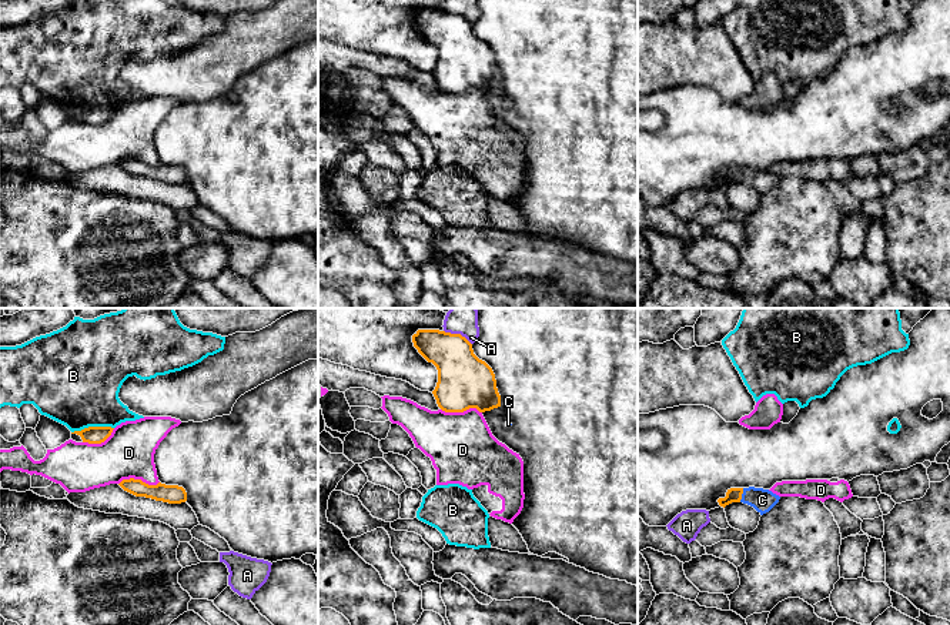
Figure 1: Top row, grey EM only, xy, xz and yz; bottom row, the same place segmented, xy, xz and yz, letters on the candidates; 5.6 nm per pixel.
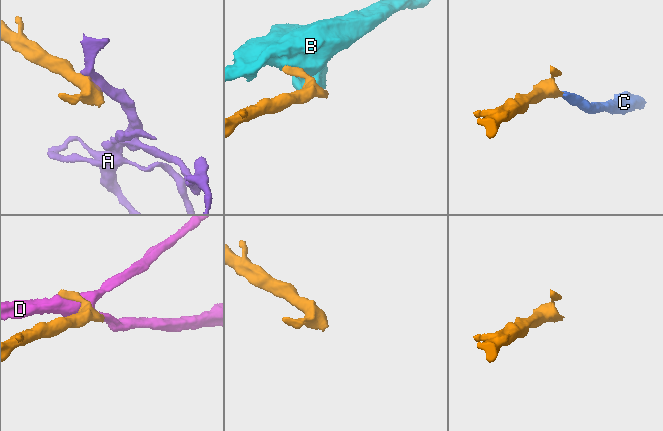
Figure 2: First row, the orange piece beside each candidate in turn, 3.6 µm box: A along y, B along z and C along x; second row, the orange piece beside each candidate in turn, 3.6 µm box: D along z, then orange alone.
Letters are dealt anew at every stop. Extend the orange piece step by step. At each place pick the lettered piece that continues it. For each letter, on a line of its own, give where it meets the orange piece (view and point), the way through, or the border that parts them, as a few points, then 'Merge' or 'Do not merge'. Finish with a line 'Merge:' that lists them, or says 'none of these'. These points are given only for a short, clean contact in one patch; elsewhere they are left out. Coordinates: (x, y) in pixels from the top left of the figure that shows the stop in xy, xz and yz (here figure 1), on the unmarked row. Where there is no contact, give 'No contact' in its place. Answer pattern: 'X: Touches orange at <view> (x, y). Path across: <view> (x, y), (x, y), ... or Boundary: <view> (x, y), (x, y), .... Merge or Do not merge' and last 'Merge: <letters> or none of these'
A: Touches orange at xz (458, 14). Boundary: xz (444, 10), (461, 14), (471, 24). Do not merge
B: Touches orange at xy (92, 107). Do not merge
C: Touches orange at yz (741, 176). Path across: yz (733, 174), (741, 176), (752, 176), (762, 180). Merge
D: Touches orange at xy (139, 160). Do not merge
Merge: C

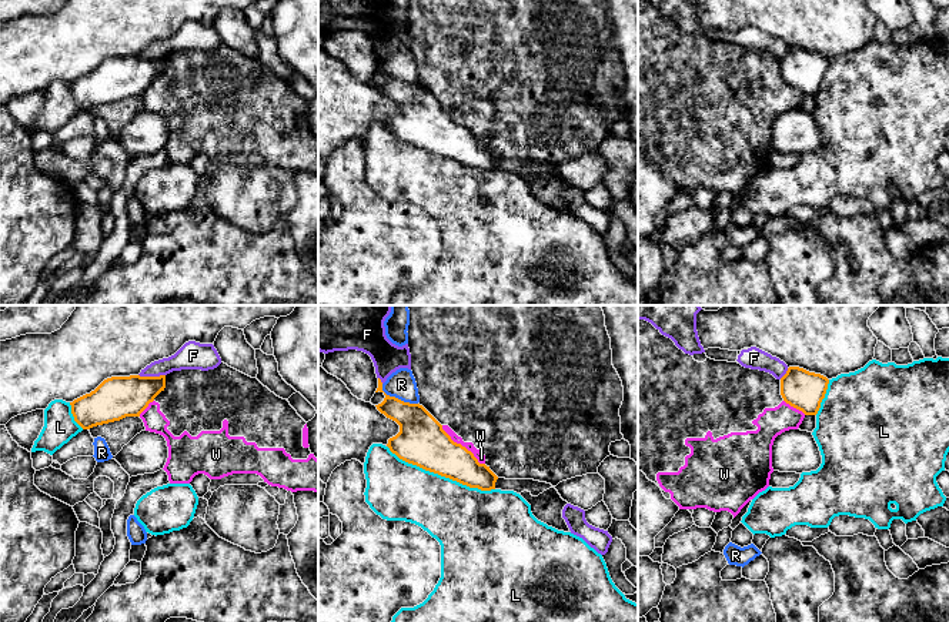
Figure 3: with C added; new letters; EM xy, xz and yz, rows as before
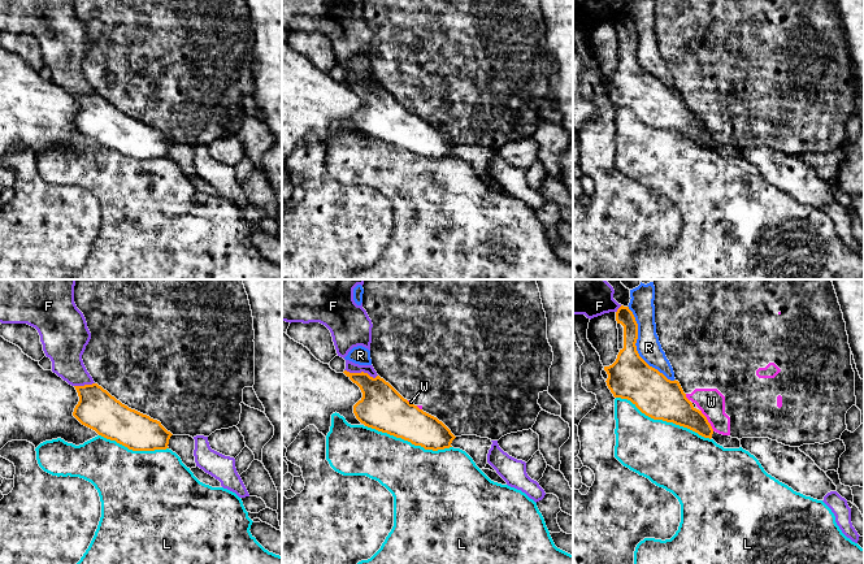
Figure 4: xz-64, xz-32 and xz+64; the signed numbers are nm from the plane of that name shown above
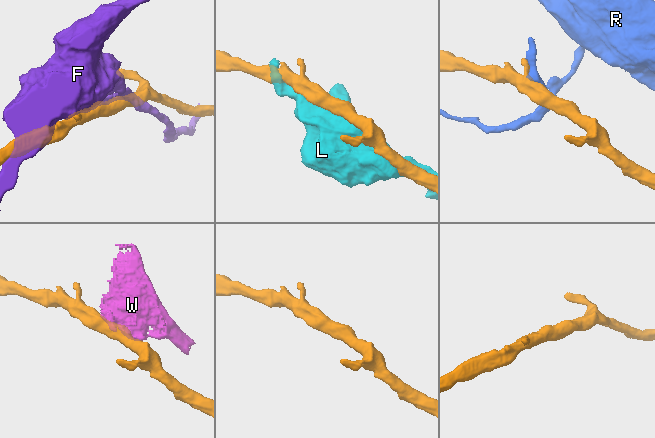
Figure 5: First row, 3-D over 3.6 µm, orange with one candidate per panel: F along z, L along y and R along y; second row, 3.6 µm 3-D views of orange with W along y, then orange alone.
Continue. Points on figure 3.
F: Touches orange at xy (151, 57). Do not merge
L: Touches orange at xz (440, 154). Do not merge
R: Touches orange at xz (397, 79). Do not merge
W: Touches orange at xz (461, 126). Boundary: xz (441, 106), (454, 121), (464, 126), (484, 144). Do not merge
Merge: none of these

